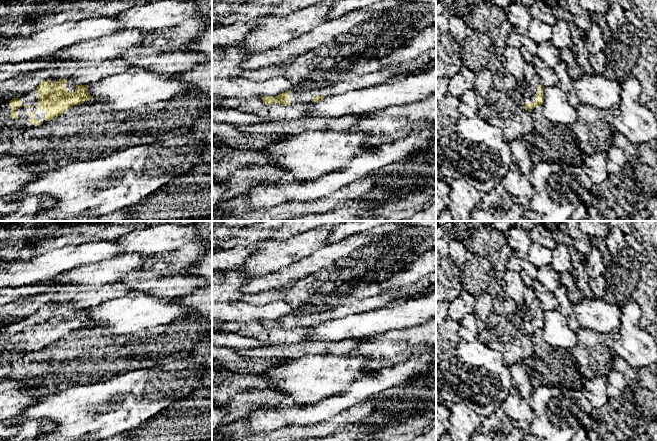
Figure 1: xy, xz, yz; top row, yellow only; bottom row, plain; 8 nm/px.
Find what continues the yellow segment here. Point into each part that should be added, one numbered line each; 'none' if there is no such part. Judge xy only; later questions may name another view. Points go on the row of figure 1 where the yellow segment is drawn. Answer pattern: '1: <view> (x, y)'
1: xy (70, 85)
2: xy (24, 117)

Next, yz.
1: yz (530, 83)

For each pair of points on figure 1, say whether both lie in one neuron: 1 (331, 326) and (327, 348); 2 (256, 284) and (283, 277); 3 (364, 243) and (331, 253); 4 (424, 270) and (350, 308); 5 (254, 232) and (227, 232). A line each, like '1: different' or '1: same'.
1: different
2: same
3: same
4: same
5: different

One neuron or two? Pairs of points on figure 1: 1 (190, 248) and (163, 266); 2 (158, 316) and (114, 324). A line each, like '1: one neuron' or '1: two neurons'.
1: one neuron
2: one neuron

